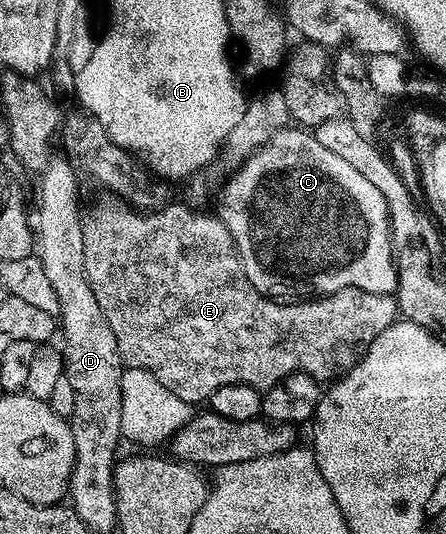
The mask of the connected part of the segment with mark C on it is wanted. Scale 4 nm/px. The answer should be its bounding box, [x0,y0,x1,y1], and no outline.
[219,129,397,300]

